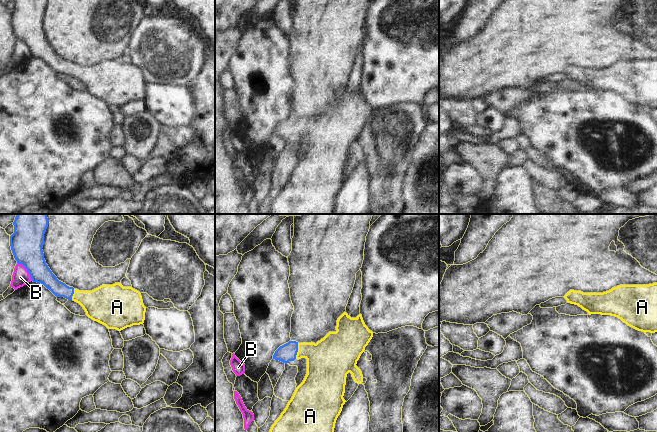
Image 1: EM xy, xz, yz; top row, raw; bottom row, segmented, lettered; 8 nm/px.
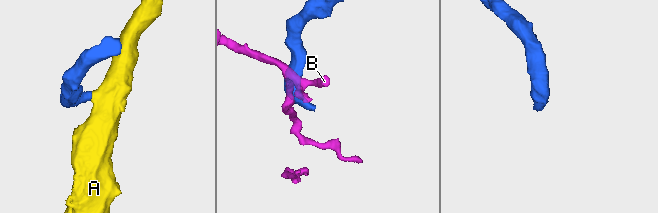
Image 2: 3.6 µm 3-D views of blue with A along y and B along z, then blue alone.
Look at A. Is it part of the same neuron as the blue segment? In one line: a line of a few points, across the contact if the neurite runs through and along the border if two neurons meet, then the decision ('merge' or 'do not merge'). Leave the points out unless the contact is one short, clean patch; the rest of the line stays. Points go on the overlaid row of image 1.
xz (287, 352), (297, 351), (311, 351), (327, 359) | merge

